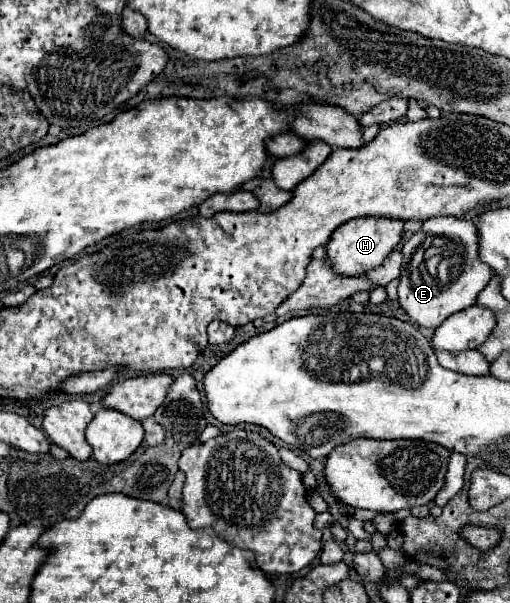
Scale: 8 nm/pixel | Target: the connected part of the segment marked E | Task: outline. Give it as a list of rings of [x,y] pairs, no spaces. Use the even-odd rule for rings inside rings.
[[[443,216],[429,218],[403,246],[403,270],[399,282],[399,304],[413,322],[425,328],[437,328],[447,316],[475,304],[477,294],[487,286],[493,270],[479,258],[479,232],[473,220]],[[453,254],[453,276],[437,276],[437,266]]]

